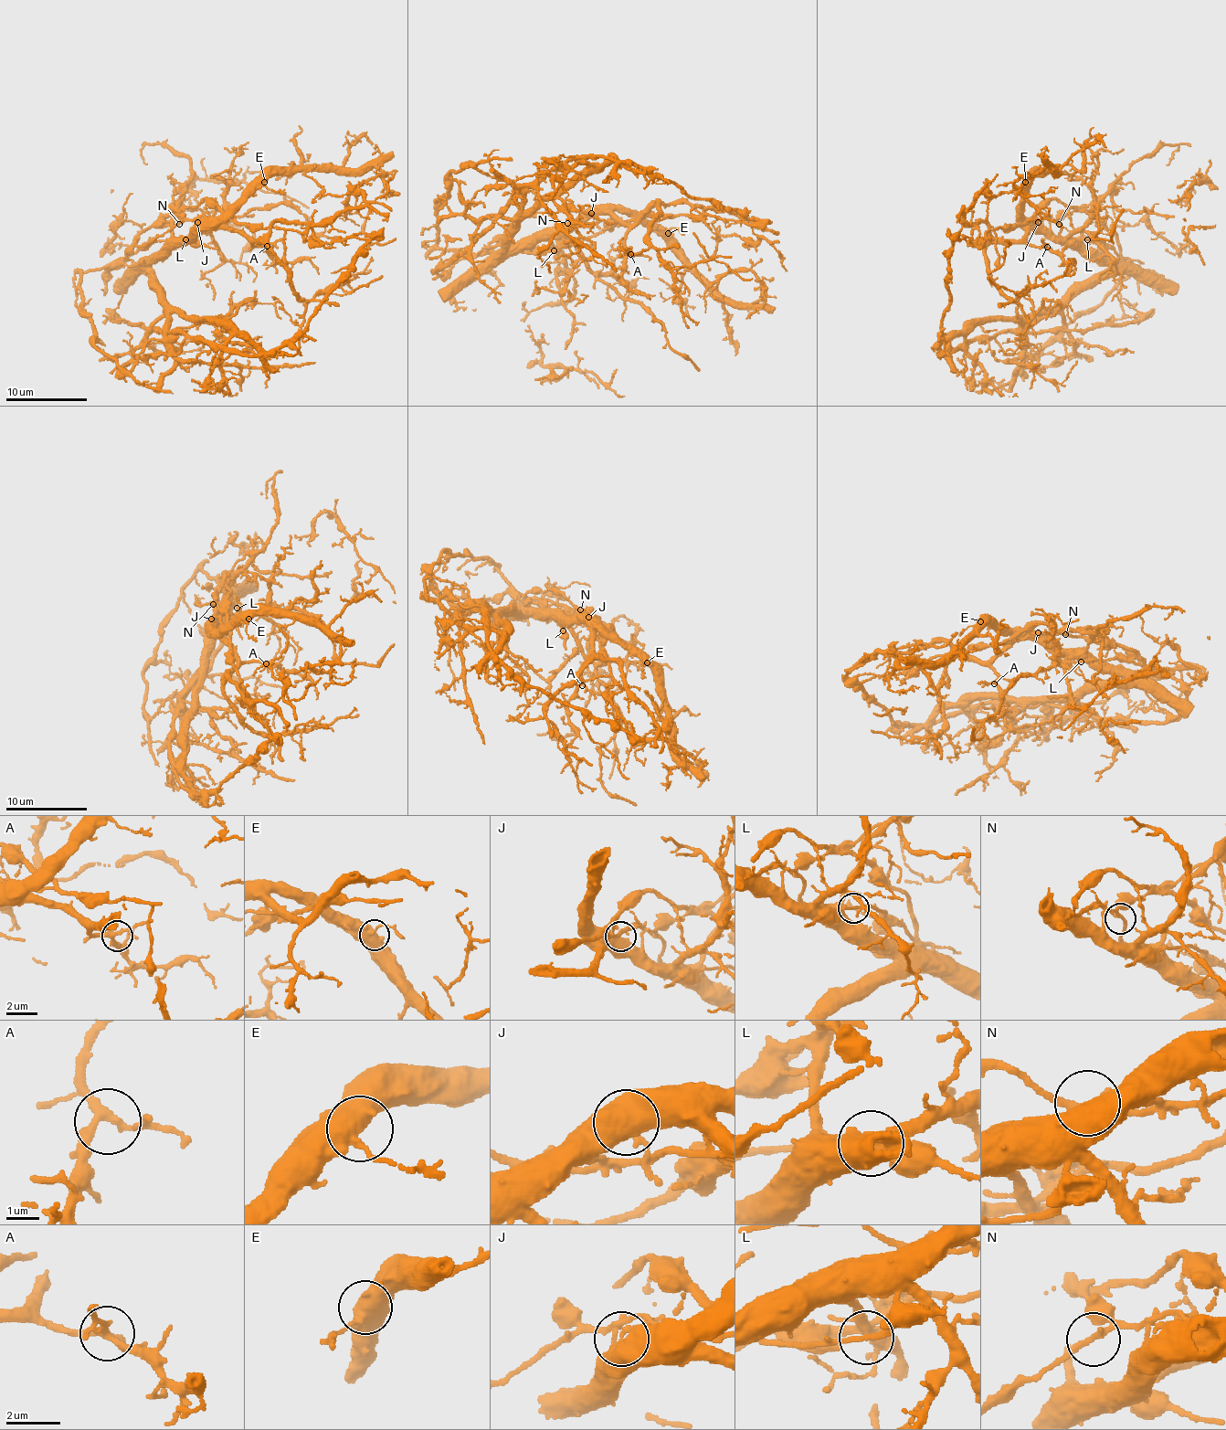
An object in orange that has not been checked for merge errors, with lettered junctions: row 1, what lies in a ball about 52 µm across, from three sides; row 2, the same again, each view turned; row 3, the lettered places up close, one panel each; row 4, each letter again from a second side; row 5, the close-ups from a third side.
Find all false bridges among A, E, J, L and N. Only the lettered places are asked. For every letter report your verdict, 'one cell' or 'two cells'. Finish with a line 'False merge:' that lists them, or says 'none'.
A: one cell
E: one cell
J: two cells
L: two cells
N: one cell
False merge: J, L

